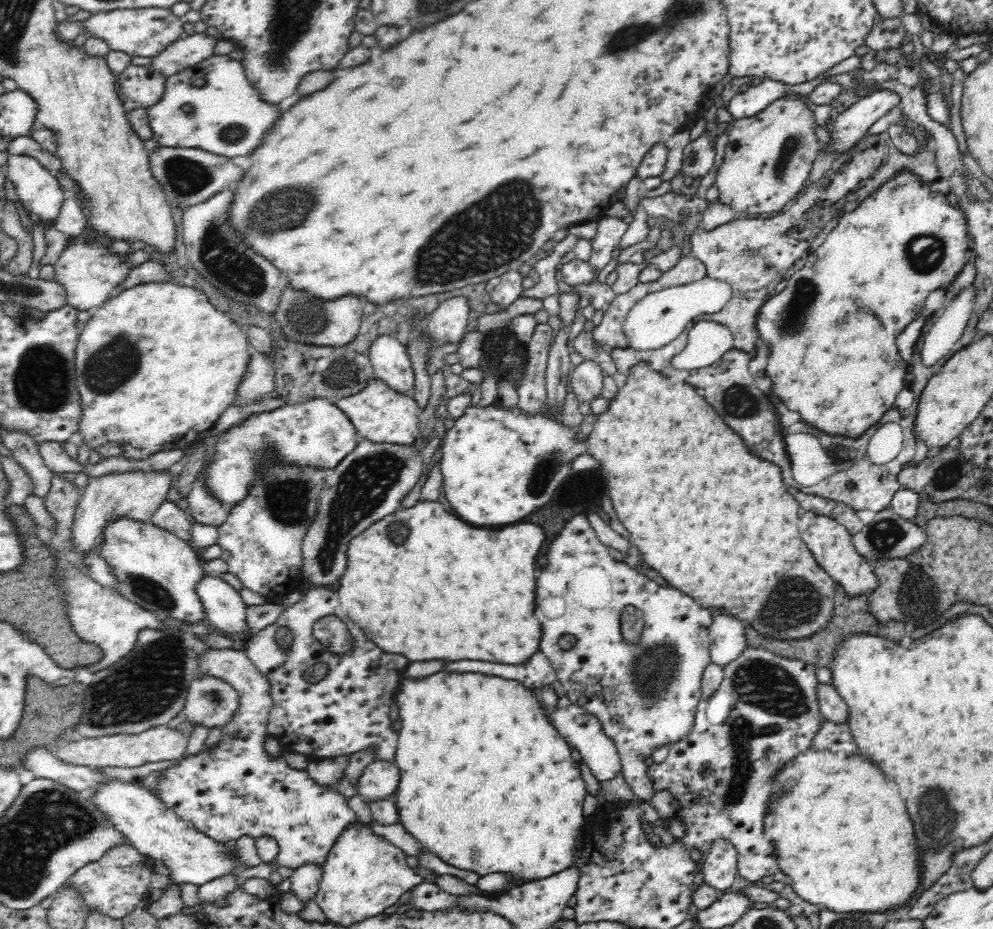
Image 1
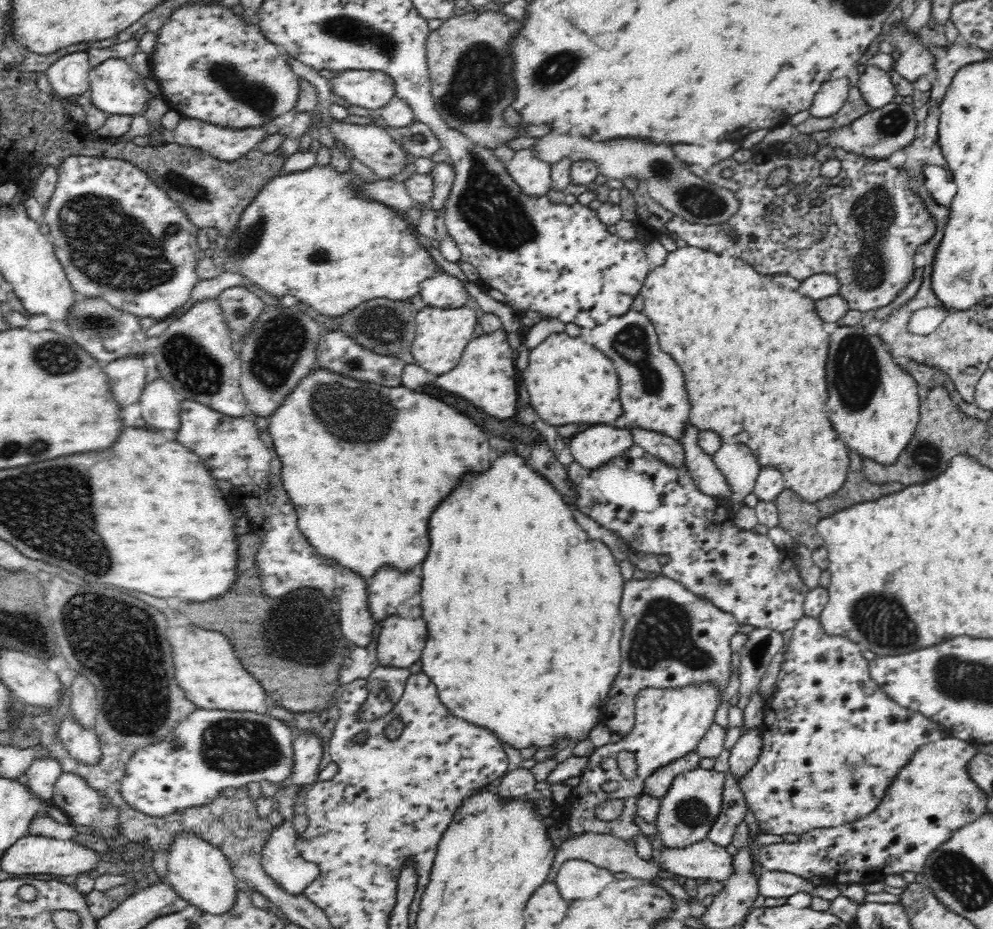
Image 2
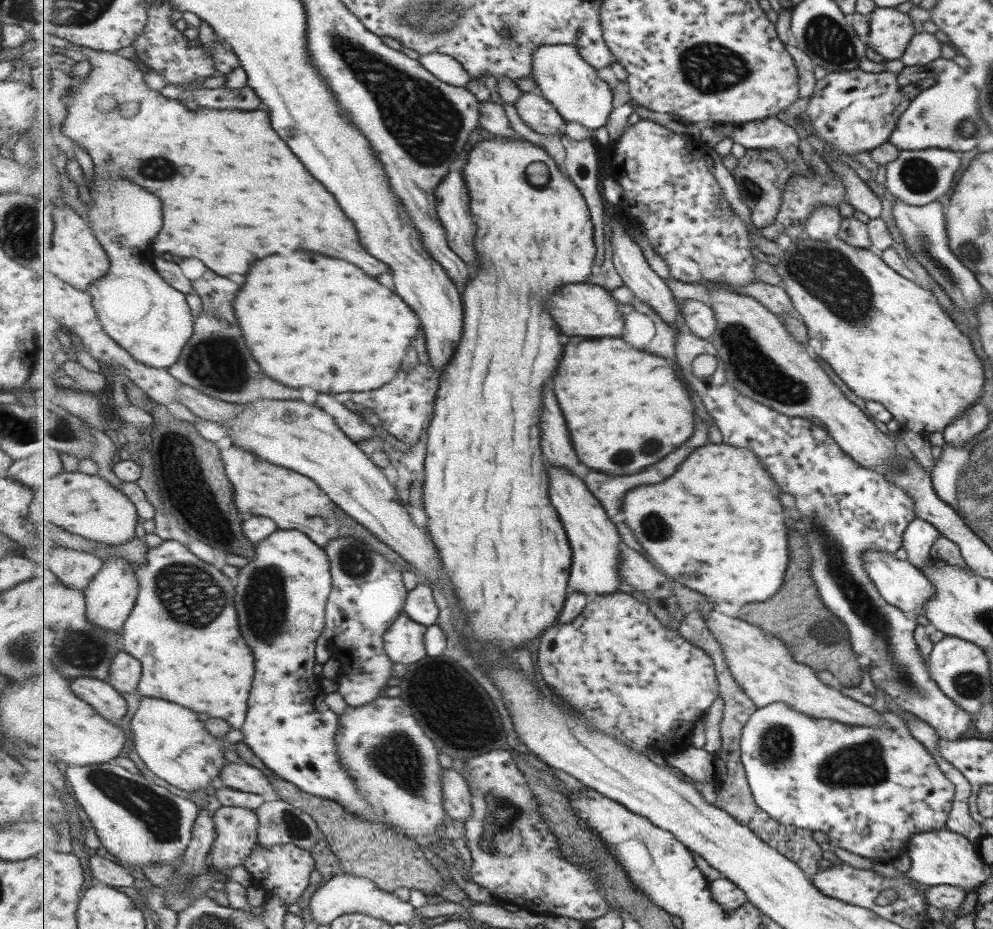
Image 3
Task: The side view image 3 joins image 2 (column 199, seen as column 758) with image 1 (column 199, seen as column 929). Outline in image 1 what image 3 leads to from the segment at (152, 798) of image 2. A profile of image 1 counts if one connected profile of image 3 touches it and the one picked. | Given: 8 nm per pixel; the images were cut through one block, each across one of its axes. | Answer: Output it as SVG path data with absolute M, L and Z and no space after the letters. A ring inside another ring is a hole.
M206 647L195 656L197 676L213 676L229 684L239 694L237 721L227 729L227 736L212 750L202 750L199 755L176 760L165 766L163 780L159 787L159 799L179 818L191 822L198 831L214 838L217 842L236 841L243 835L254 838L270 836L280 850L275 856L275 866L285 866L298 870L300 866L322 866L328 853L338 838L352 826L360 826L361 821L348 807L341 796L330 785L322 785L310 779L307 770L298 771L288 768L282 756L269 758L262 748L262 741L268 738L267 716L273 705L270 683L254 666L246 651L236 648Z

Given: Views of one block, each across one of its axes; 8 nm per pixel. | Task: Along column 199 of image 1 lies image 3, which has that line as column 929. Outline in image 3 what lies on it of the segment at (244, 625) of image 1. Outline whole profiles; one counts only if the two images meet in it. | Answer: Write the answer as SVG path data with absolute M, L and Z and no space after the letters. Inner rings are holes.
M867 549L864 554L864 572L867 578L873 582L881 598L891 606L903 612L912 612L921 615L923 602L933 595L933 584L921 574L918 568L914 568L909 561L899 560L893 553L887 553L879 549Z

